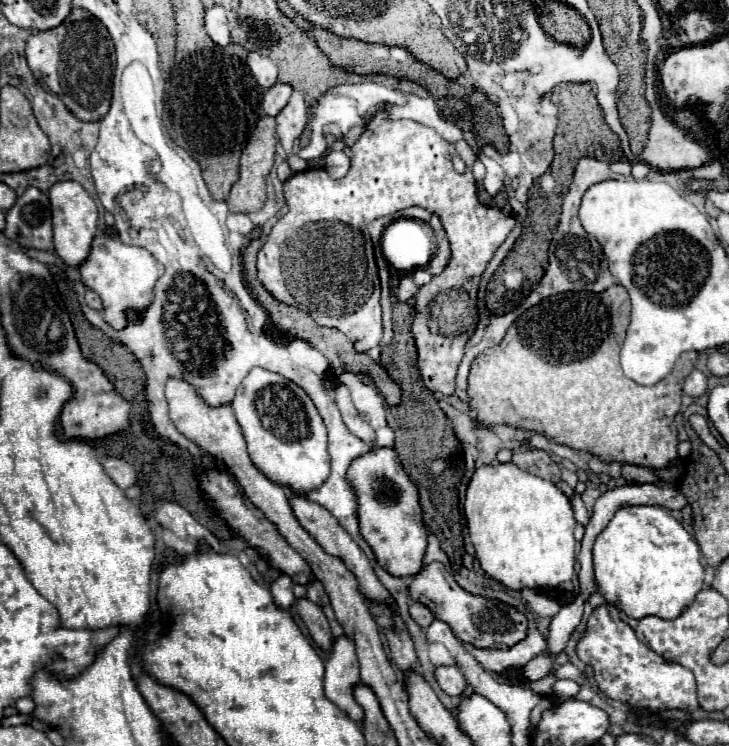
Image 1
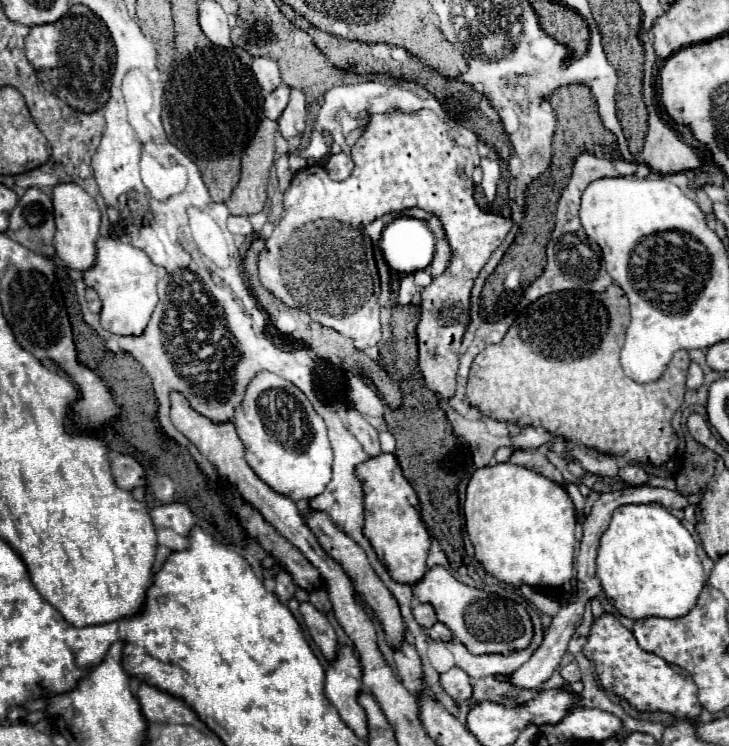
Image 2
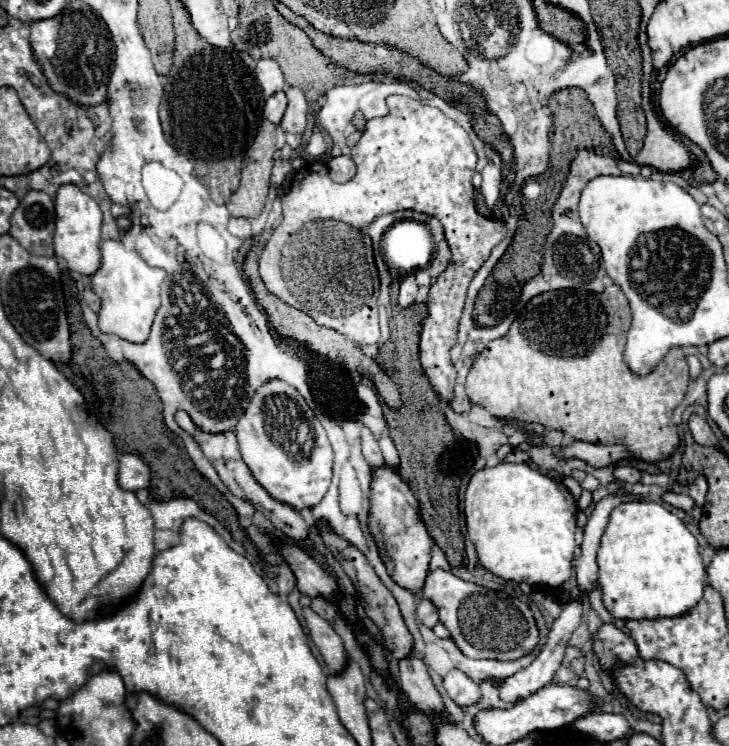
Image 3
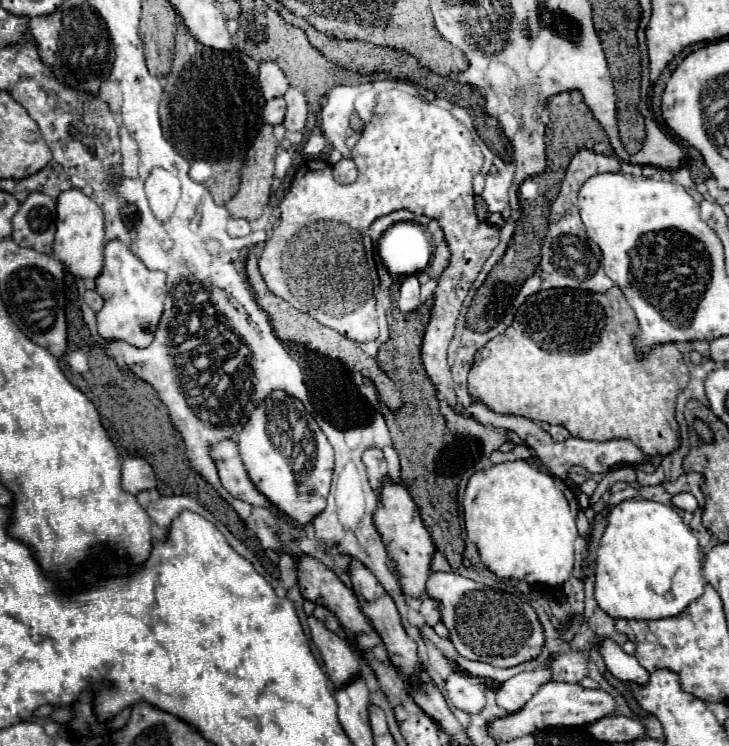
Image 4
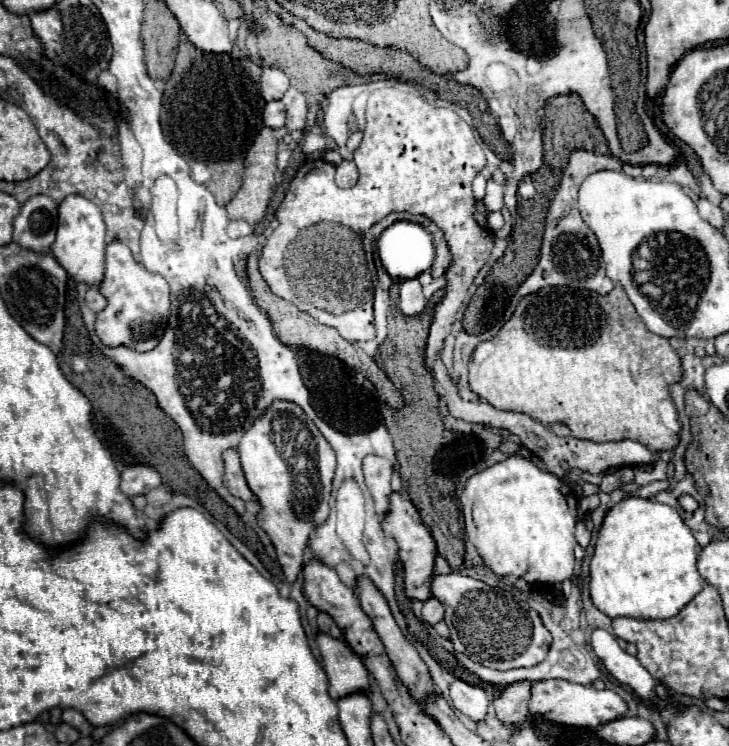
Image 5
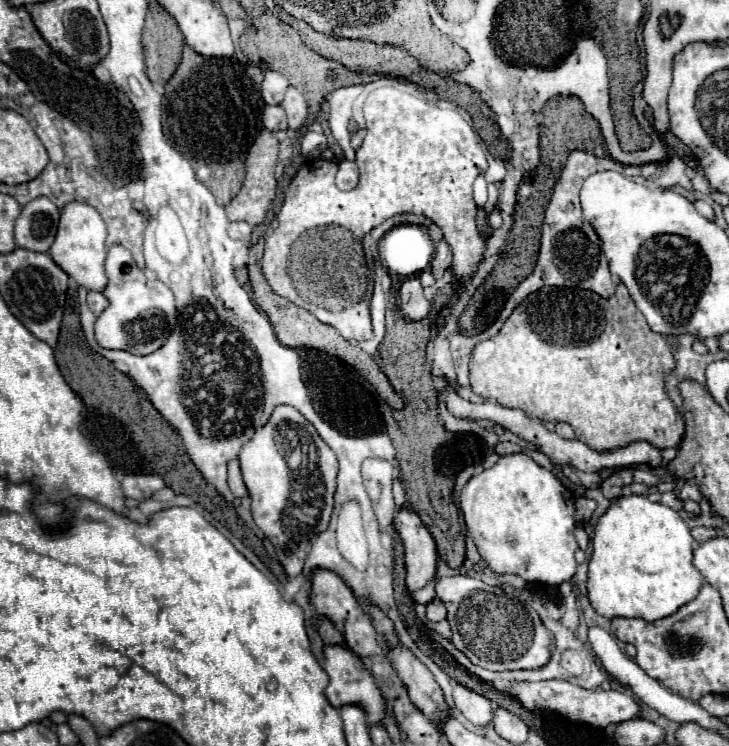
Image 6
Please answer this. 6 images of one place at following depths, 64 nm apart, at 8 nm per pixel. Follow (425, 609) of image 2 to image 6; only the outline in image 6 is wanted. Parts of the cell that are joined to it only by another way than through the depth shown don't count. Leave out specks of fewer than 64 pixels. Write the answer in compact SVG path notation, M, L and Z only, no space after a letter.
M434 598L434 600L426 606L426 618L428 618L430 622L440 622L440 620L446 618L446 608L444 608L444 604L442 604L440 598Z

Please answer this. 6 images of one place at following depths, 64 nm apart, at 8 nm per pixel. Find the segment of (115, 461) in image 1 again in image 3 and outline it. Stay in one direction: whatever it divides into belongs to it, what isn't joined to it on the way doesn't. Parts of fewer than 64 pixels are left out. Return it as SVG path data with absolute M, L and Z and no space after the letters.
M122 454L118 462L118 484L124 490L138 492L142 488L150 488L150 468L136 454Z

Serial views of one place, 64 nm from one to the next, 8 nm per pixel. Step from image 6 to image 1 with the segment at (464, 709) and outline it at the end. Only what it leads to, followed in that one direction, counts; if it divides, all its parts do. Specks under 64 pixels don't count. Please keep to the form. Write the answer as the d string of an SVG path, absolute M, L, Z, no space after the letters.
M440 666L440 668L436 668L436 680L438 680L440 688L448 696L462 696L466 686L468 686L468 682L464 680L464 674L456 666Z

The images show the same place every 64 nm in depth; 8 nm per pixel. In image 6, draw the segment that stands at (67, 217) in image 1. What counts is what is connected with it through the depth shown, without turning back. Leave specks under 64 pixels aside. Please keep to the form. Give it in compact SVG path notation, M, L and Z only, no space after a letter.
M70 202L62 208L58 234L50 248L50 256L72 280L78 282L78 286L94 292L102 292L106 288L108 278L104 272L104 260L111 247L108 246L108 226L96 208L82 202Z

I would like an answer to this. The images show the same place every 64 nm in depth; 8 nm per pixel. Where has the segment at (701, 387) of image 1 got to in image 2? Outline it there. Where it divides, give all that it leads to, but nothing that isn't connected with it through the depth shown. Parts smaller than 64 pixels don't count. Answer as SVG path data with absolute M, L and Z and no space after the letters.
M692 360L690 362L690 370L688 370L688 380L686 380L686 386L688 388L692 388L692 390L696 390L700 384L702 384L702 368Z

